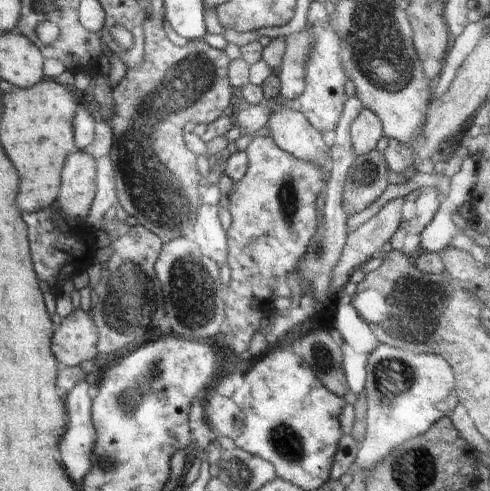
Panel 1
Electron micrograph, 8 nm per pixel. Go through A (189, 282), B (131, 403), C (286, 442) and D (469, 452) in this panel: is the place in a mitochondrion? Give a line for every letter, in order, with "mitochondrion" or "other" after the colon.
A: mitochondrion
B: mitochondrion
C: mitochondrion
D: other

